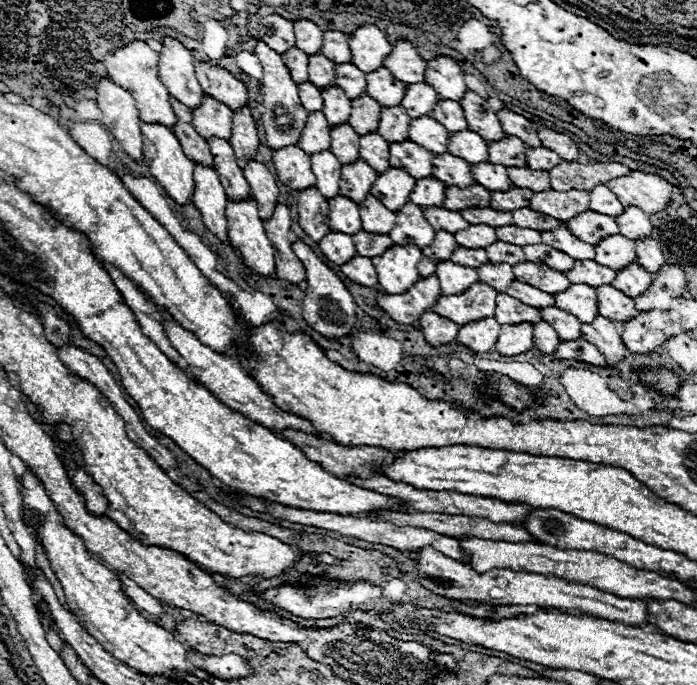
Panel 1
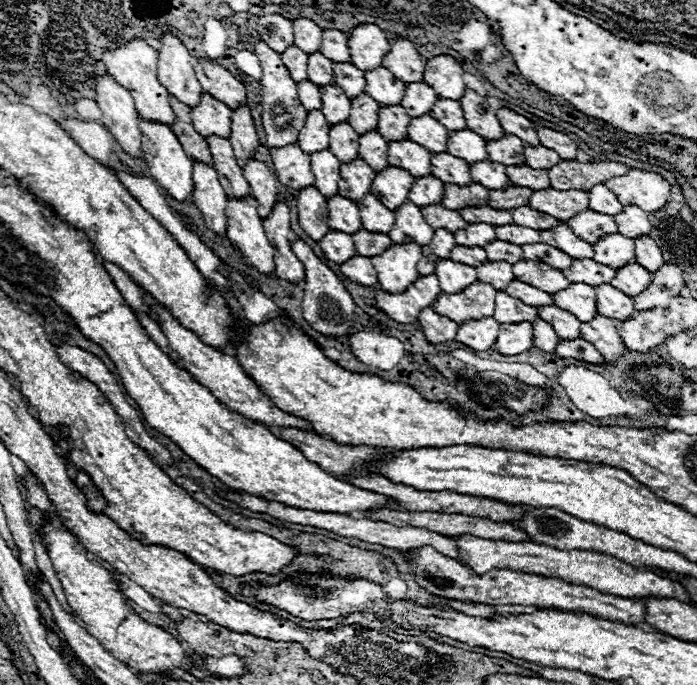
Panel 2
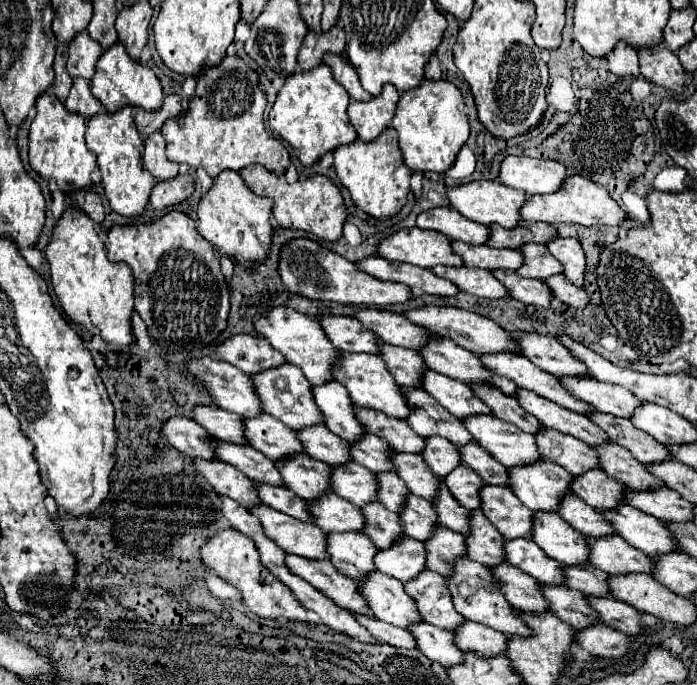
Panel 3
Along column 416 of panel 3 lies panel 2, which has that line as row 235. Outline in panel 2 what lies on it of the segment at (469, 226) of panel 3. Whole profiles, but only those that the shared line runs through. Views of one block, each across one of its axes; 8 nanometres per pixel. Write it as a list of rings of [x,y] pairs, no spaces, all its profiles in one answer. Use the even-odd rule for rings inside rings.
[[[194,162],[194,192],[192,192],[192,202],[196,208],[202,212],[202,218],[206,226],[216,232],[218,236],[226,236],[226,192],[218,180],[218,174],[212,166],[204,166],[200,162]]]

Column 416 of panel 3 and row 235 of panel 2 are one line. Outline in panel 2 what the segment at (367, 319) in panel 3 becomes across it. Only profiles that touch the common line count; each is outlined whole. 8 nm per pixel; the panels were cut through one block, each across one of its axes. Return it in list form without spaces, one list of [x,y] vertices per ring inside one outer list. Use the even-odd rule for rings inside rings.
[[[330,230],[318,244],[320,244],[322,254],[328,260],[336,262],[336,264],[344,264],[346,260],[356,256],[356,248],[354,248],[352,236],[344,234],[344,232],[332,232]]]

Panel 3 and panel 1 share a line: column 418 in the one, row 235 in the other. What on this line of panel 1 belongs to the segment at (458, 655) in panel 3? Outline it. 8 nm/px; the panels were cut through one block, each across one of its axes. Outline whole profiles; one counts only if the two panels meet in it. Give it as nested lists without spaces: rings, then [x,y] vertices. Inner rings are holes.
[[[636,206],[626,208],[624,214],[616,216],[616,222],[620,224],[620,234],[630,240],[642,240],[652,234],[652,224],[648,220],[648,214]]]

